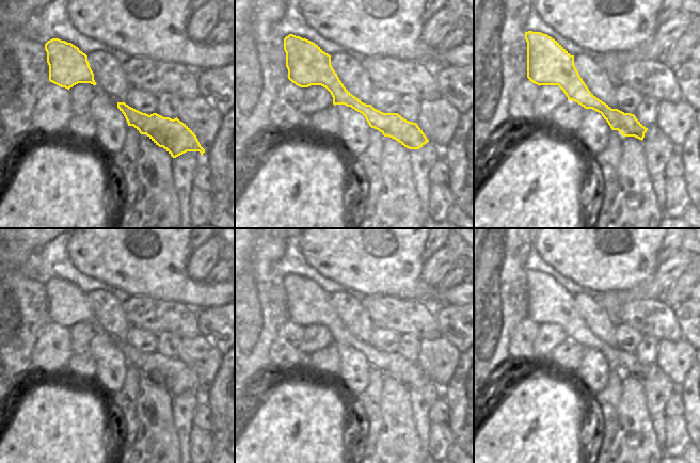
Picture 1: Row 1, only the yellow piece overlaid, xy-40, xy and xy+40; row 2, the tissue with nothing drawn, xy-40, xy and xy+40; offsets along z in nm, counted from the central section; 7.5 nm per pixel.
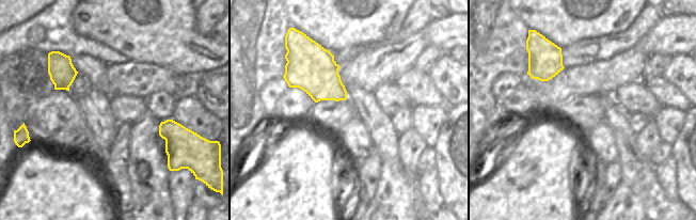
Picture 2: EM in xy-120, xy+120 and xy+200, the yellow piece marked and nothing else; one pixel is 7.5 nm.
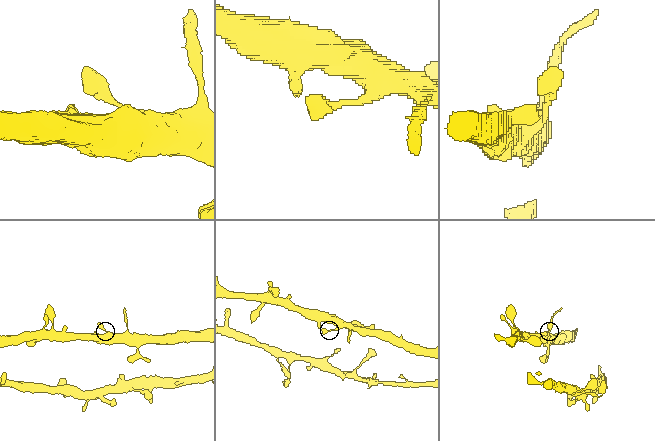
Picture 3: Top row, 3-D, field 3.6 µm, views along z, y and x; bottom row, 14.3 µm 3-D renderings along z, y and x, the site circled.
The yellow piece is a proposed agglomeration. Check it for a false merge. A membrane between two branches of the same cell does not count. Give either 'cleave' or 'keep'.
keep

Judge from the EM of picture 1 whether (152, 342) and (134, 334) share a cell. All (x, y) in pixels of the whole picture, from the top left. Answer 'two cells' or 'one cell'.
one cell

